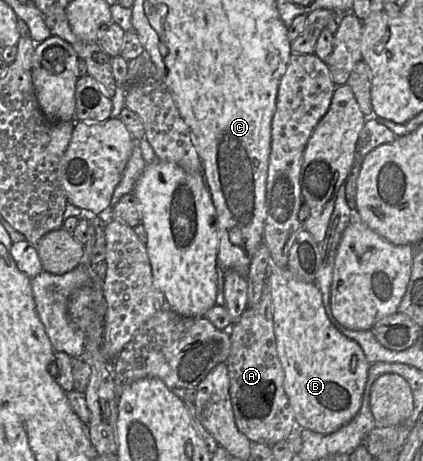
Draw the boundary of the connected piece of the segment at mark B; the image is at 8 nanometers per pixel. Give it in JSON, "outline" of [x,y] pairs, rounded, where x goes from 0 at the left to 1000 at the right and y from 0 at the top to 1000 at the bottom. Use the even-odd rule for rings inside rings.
{"outline":[[[641,573],[634,616],[652,759],[671,807],[669,839],[700,922],[761,941],[785,939],[820,920],[849,892],[875,787],[851,748],[785,705],[768,677],[759,631],[742,612],[719,610],[681,581],[645,581]]]}

